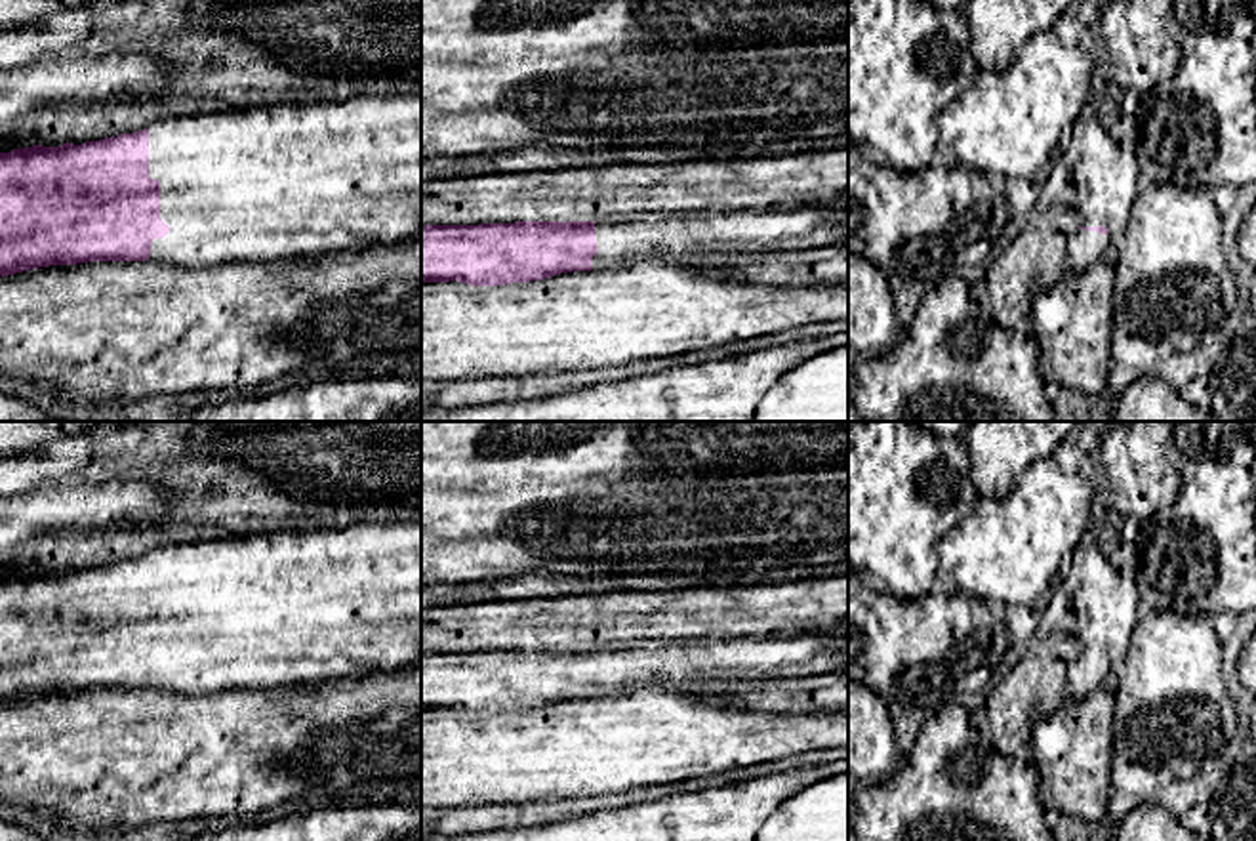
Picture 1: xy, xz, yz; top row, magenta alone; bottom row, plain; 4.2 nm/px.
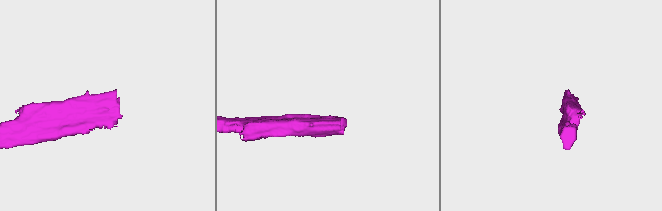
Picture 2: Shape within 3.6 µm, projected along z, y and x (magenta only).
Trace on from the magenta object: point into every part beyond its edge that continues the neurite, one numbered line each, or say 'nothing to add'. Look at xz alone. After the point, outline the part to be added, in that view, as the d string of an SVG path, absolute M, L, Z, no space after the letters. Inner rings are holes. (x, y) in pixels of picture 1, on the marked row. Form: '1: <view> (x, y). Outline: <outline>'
1: xz (622, 241). Outline: M804 204L730 214L598 217L591 269L711 254L776 254L848 242L848 212Z

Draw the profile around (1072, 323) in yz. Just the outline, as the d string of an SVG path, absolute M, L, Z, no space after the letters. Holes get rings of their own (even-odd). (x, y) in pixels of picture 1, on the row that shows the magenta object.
M1105 256L1081 273L1067 271L1033 299L1027 330L1035 338L1044 381L1084 395L1105 389L1113 362L1115 280L1115 263Z

